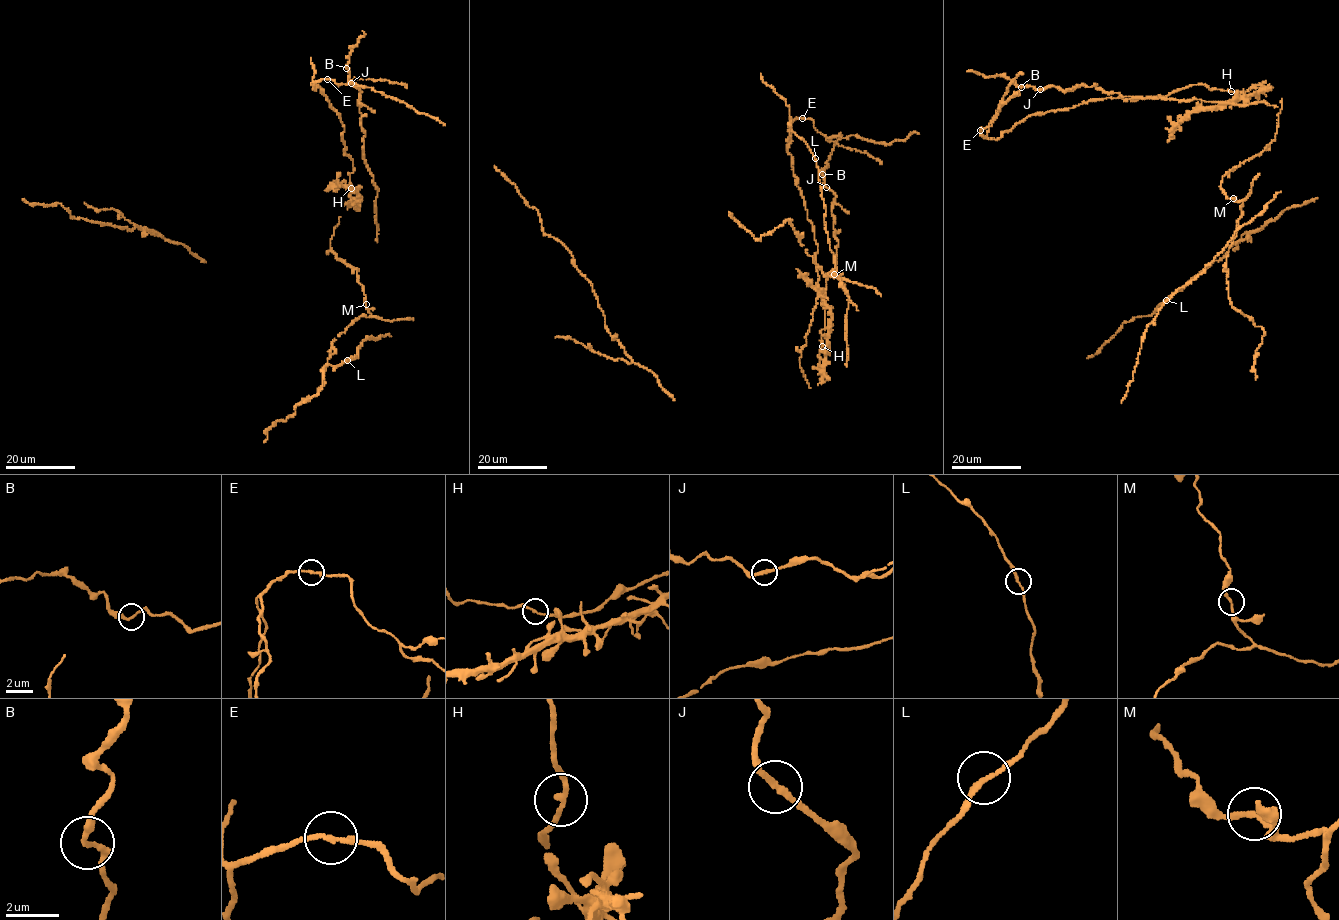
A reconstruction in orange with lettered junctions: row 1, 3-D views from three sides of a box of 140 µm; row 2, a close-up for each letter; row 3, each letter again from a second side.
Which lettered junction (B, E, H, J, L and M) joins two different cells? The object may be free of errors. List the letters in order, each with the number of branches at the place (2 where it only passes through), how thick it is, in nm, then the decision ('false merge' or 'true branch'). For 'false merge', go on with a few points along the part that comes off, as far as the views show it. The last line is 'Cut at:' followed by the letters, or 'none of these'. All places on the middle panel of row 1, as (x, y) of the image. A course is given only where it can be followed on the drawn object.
B: 2 branches meet; 190 nm thick; true branch
E: 2 branches meet; 170 nm thick; true branch
H: 2 branches meet; 180 nm thick; true branch
J: 2 branches meet; 180 nm thick; true branch
L: 2 branches meet; 180 nm thick; true branch
M: 2 branches meet; 180 nm thick; true branch
Cut at: none of these

